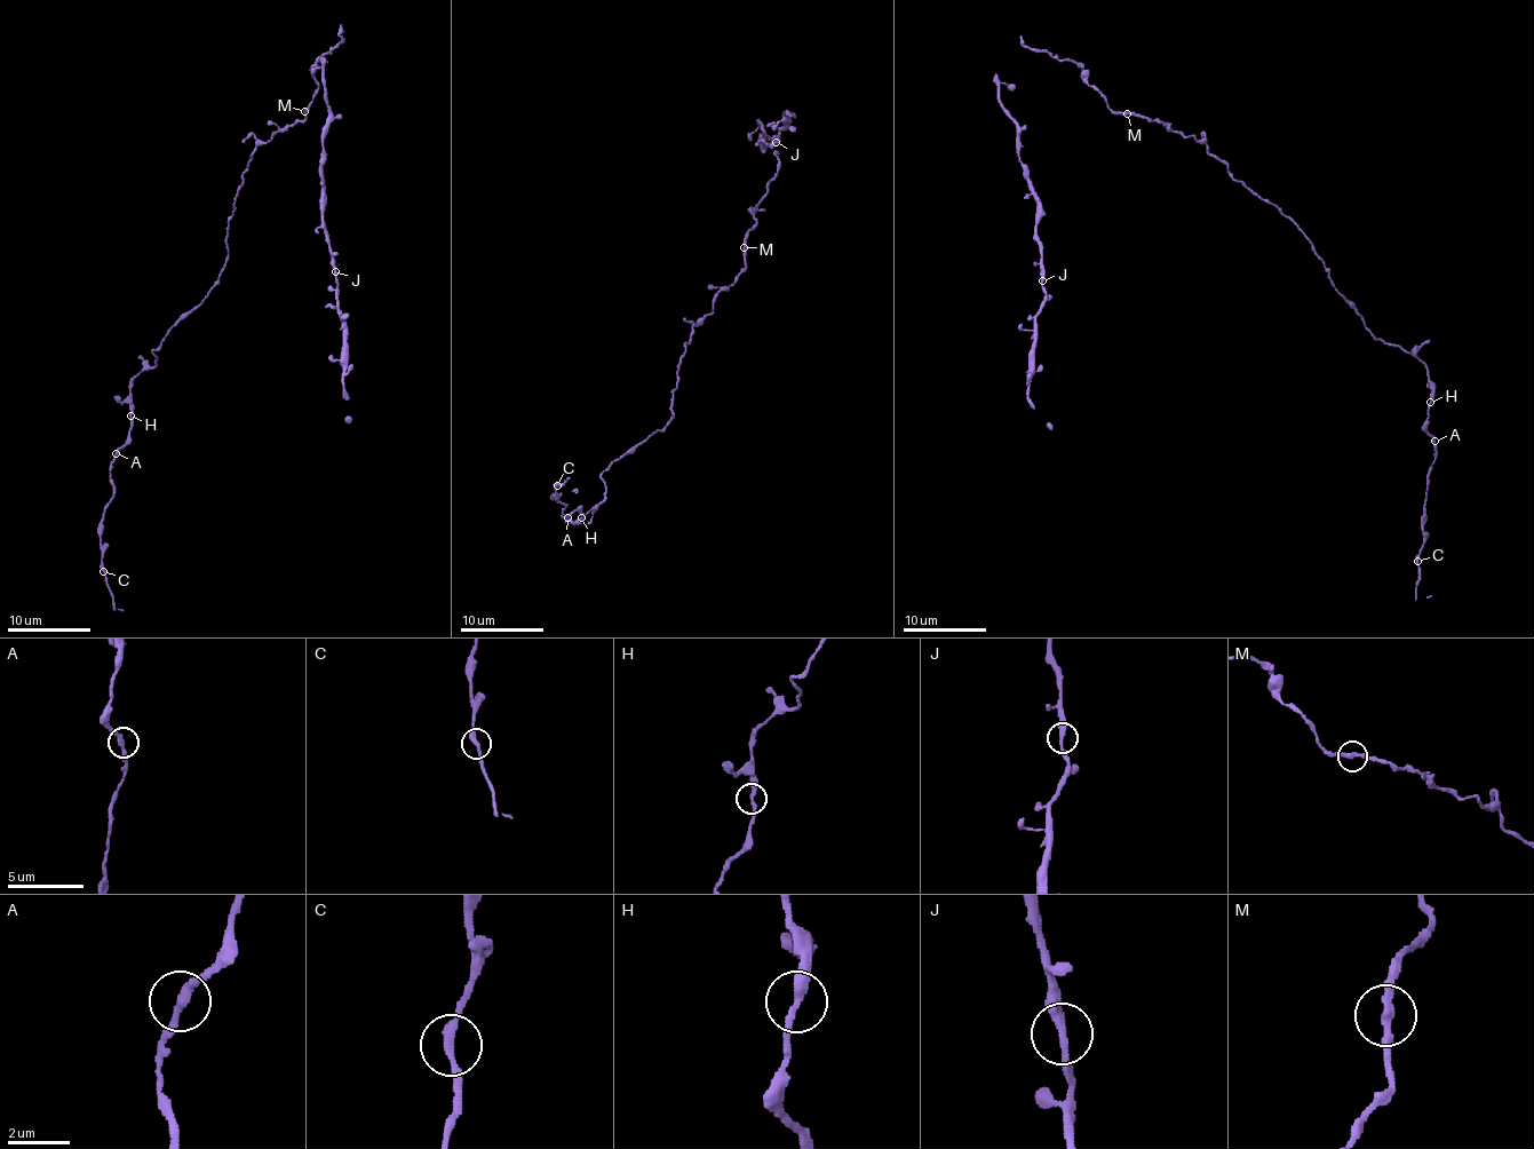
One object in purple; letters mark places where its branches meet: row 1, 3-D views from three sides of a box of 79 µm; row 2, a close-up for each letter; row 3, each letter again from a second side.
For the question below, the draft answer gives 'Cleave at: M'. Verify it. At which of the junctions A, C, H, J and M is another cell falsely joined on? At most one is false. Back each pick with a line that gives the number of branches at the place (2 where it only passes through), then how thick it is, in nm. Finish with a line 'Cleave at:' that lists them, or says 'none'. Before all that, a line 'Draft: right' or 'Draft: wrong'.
Draft: wrong
Cleave at: none

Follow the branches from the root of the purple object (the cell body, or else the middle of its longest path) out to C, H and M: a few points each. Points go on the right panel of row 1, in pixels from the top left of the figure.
C: (1189, 136), (1304, 235), (1375, 339), (1400, 345), (1427, 369), (1435, 464), (1417, 561)
H: (1189, 136), (1304, 235), (1375, 339), (1412, 351), (1427, 369), (1430, 402)
M: (1189, 136), (1176, 134), (1162, 123), (1127, 113)

